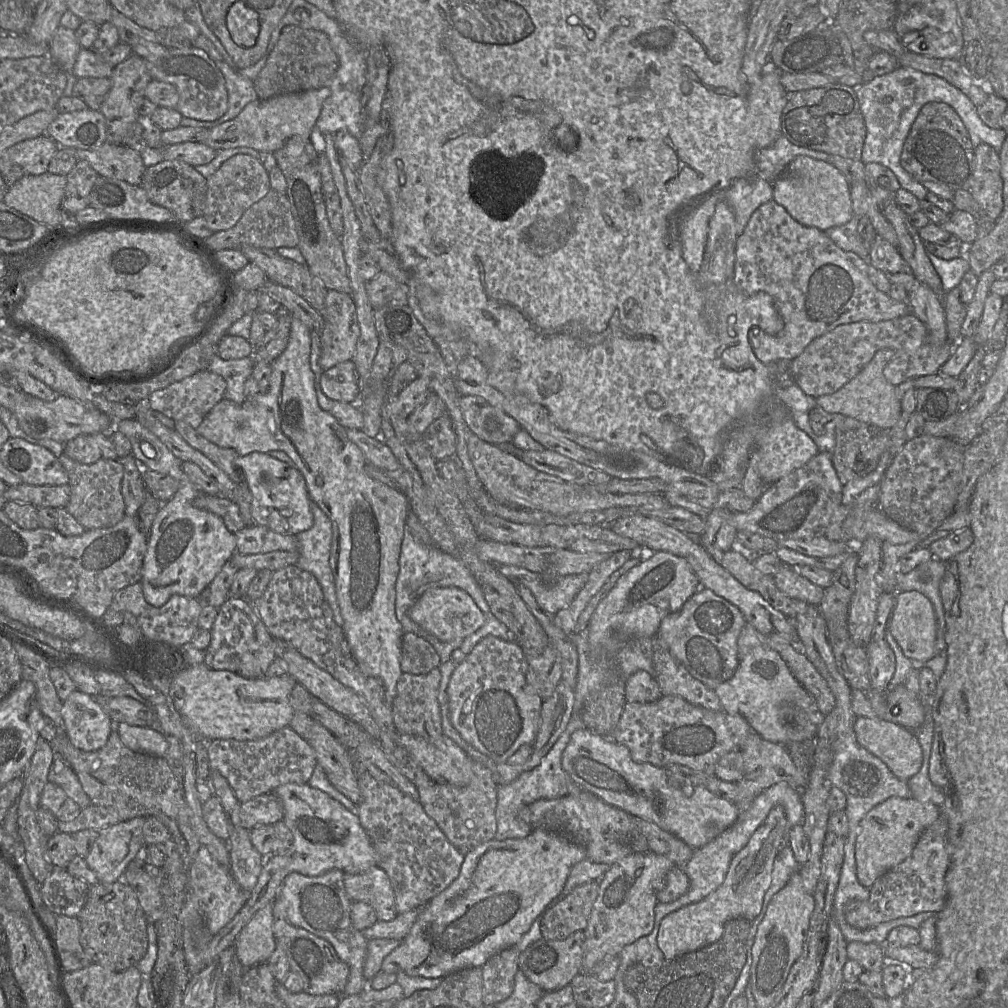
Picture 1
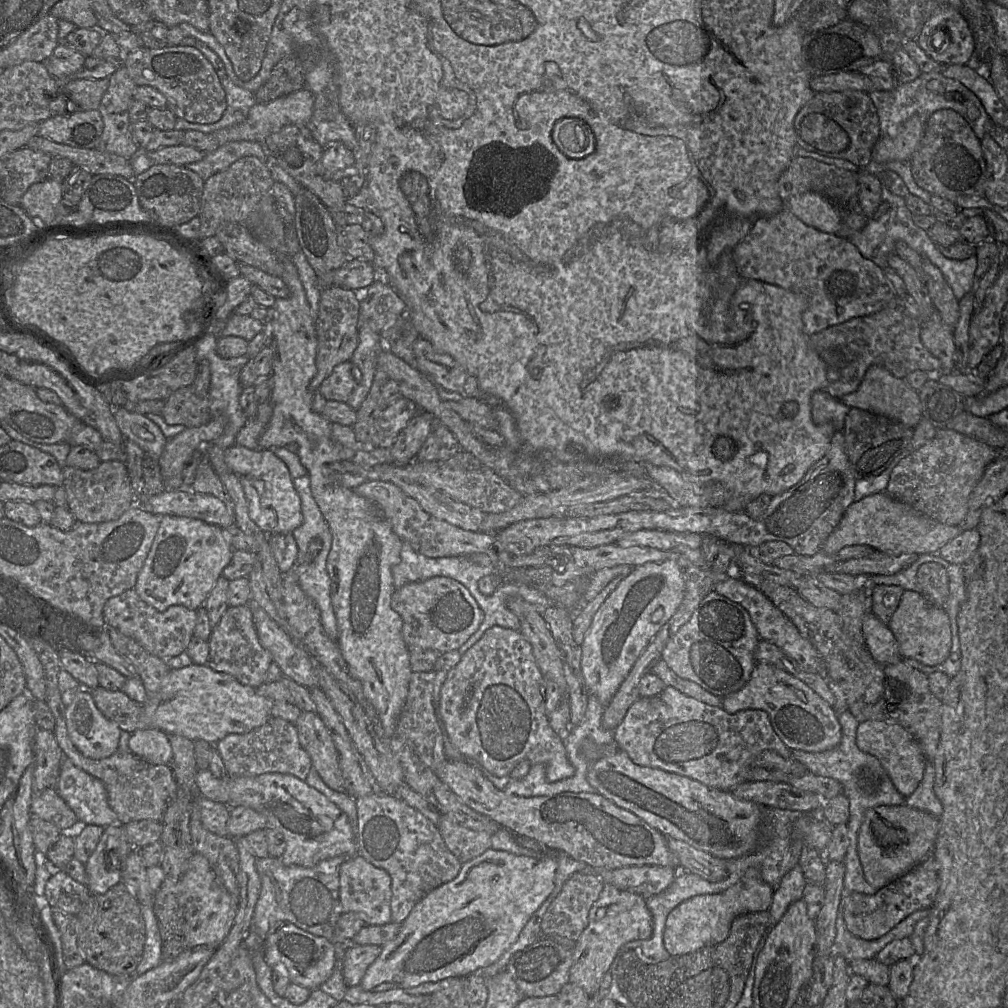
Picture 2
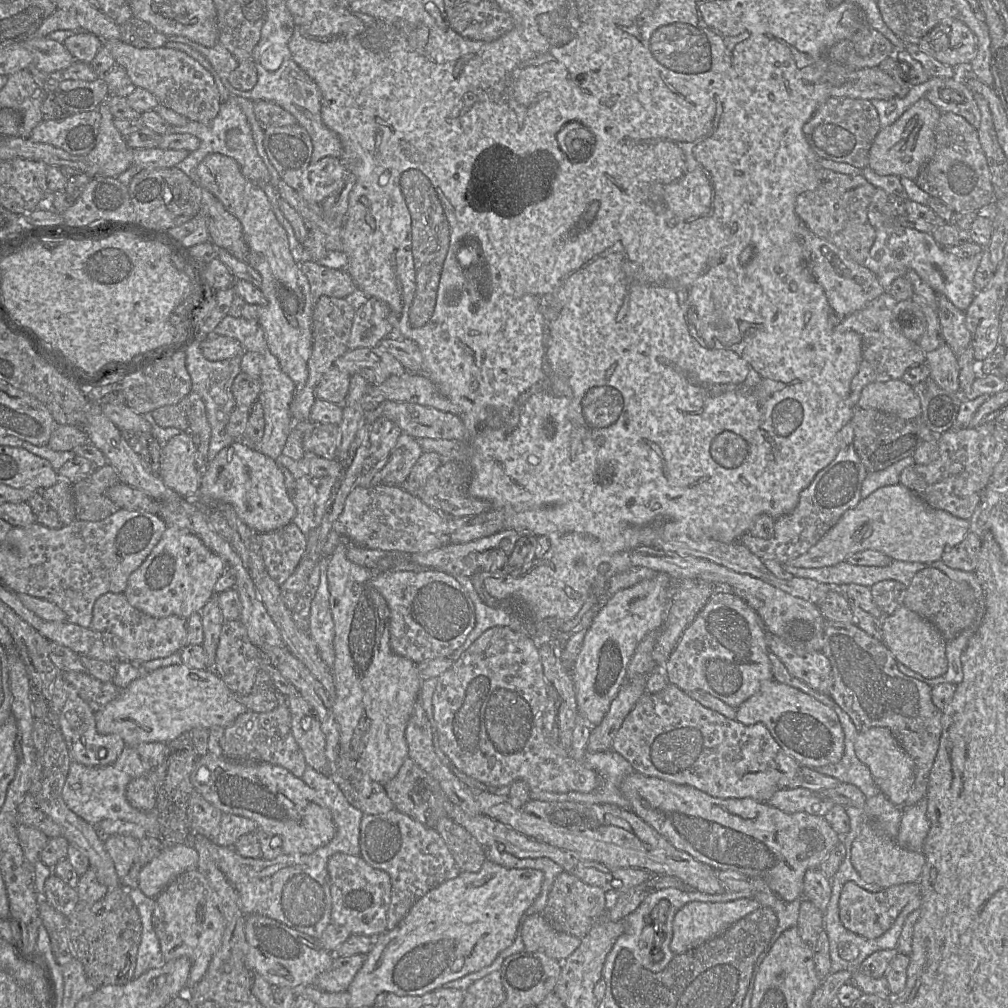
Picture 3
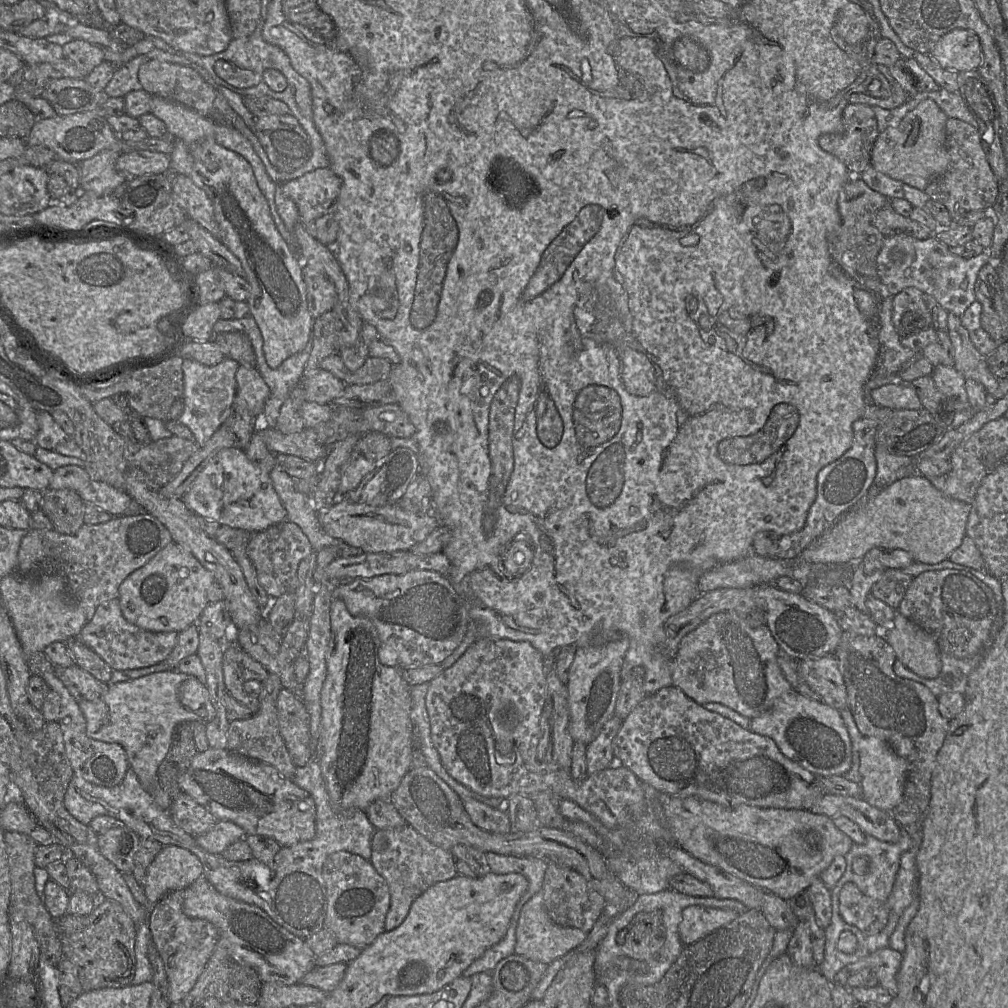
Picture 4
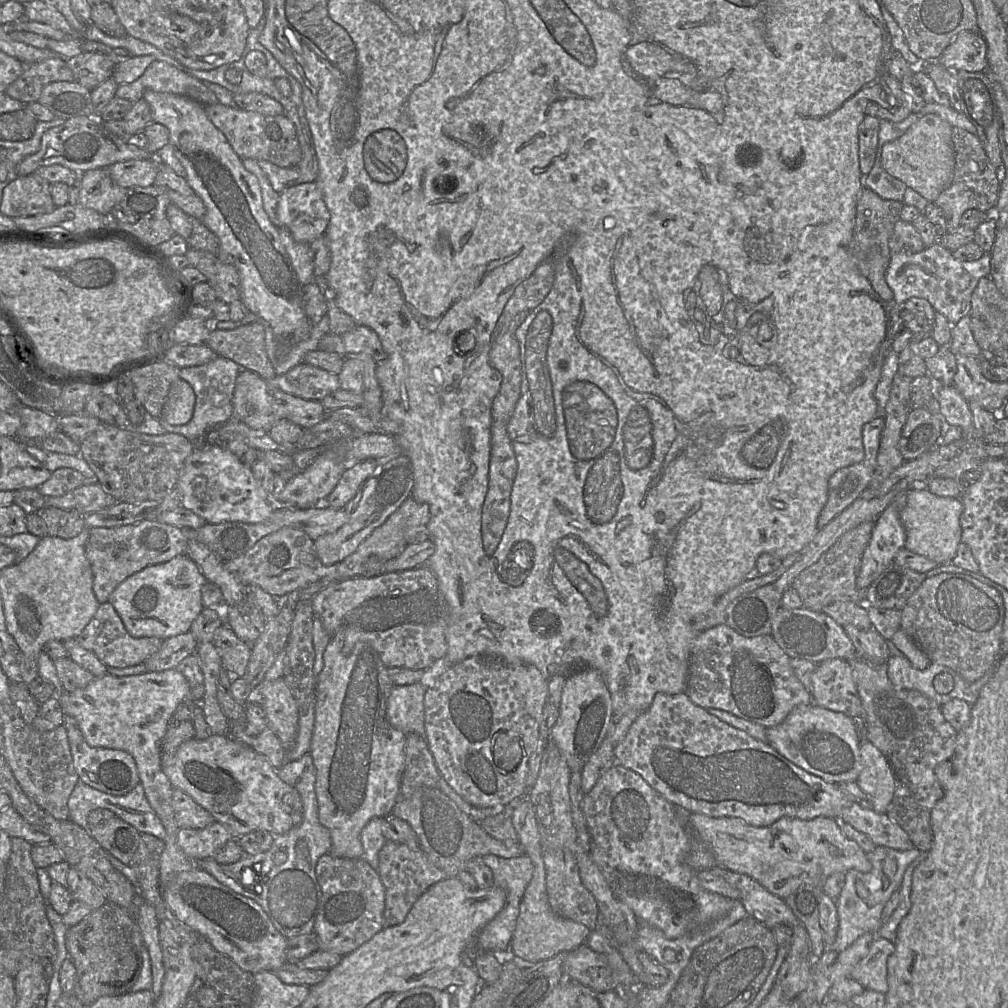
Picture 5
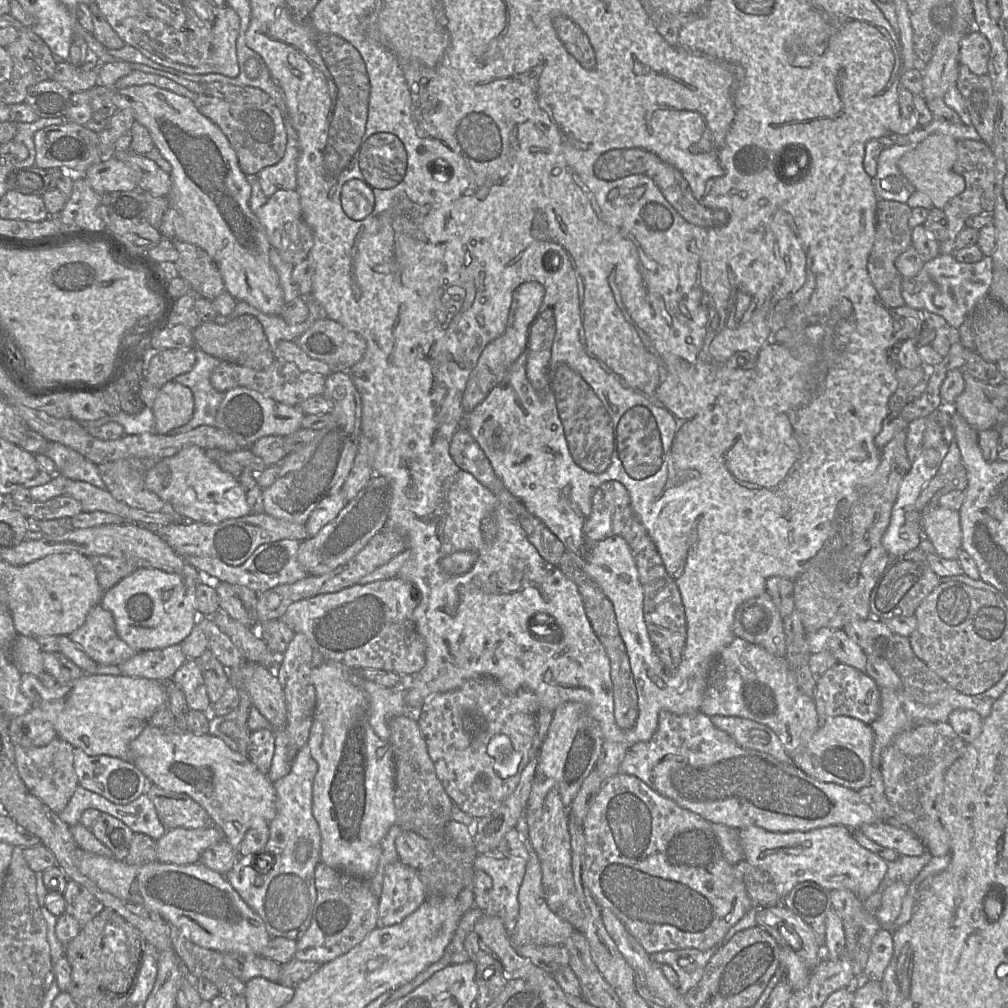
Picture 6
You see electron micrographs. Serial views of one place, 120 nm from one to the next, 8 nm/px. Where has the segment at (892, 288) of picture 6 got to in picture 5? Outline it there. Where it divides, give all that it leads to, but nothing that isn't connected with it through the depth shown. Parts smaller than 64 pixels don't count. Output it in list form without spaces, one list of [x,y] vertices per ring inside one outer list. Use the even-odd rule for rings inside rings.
[[[866,186],[861,190],[856,203],[855,223],[849,251],[860,273],[867,278],[875,292],[885,302],[892,302],[894,298],[893,291],[886,281],[886,272],[892,256],[889,240],[895,224],[901,219],[903,206],[903,202],[883,199]]]

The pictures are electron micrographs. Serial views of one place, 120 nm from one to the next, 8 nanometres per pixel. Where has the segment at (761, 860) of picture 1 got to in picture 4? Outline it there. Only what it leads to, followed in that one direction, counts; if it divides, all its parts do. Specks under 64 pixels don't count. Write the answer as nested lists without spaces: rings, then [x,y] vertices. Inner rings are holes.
[[[690,905],[682,911],[679,936],[684,944],[690,945],[728,924],[740,914],[730,909],[709,908]]]

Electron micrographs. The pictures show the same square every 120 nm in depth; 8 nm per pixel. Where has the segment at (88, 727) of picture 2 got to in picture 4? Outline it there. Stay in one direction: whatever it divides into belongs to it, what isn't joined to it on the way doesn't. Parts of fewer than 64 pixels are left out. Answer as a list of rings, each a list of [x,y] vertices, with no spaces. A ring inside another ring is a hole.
[[[45,671],[42,674],[42,678],[61,699],[61,712],[58,722],[63,733],[65,752],[73,773],[97,786],[114,787],[119,785],[130,767],[124,748],[117,743],[108,743],[89,738],[86,732],[86,720],[78,701],[69,693],[62,681],[54,674],[54,671]]]

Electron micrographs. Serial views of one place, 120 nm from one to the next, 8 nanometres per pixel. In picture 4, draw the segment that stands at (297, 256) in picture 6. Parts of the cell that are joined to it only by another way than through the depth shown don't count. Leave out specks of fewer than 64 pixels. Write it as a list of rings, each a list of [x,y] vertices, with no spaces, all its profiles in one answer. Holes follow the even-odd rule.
[[[326,167],[285,182],[282,191],[295,203],[300,218],[316,221],[336,201],[341,184],[341,179]]]

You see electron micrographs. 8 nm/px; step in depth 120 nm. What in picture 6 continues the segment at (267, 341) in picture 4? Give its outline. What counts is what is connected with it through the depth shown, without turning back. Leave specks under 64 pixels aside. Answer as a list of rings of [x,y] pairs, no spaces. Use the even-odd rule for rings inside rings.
[[[151,84],[113,88],[112,102],[118,110],[133,111],[136,122],[149,131],[155,147],[172,167],[171,191],[167,198],[177,212],[173,239],[196,245],[207,252],[220,271],[226,291],[237,302],[246,302],[267,315],[281,315],[286,303],[278,273],[270,261],[272,247],[263,226],[250,209],[251,186],[226,135],[198,111],[192,100]]]

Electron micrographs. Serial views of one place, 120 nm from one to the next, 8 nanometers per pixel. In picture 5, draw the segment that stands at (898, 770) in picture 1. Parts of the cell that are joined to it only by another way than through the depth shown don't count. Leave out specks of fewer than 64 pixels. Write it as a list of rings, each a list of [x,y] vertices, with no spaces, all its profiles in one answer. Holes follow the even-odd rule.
[[[869,740],[860,744],[861,772],[856,780],[858,786],[870,798],[873,810],[886,813],[896,789],[896,776],[888,759]]]

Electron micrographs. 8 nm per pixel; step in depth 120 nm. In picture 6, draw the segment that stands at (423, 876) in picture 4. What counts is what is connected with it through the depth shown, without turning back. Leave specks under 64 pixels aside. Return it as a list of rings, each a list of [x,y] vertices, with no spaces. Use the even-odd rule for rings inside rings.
[[[400,860],[389,864],[384,871],[377,928],[401,923],[426,899],[427,891],[416,869],[403,864]]]

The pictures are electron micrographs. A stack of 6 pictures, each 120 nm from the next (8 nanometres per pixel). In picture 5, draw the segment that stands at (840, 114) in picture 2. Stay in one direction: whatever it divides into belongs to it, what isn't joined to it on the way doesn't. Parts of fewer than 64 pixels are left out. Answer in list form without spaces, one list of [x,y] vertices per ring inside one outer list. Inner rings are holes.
[[[866,115],[859,126],[859,166],[863,177],[870,173],[875,164],[879,126],[879,119],[871,115]]]

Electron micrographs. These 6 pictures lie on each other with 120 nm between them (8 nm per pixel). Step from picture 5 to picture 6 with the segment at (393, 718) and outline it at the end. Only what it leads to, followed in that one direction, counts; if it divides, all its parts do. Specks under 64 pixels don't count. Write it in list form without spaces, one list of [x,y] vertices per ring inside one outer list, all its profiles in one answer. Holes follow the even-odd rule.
[[[358,680],[358,685],[366,693],[369,705],[369,723],[382,740],[389,740],[388,721],[395,716],[409,714],[406,706],[404,688],[386,688],[374,682]]]

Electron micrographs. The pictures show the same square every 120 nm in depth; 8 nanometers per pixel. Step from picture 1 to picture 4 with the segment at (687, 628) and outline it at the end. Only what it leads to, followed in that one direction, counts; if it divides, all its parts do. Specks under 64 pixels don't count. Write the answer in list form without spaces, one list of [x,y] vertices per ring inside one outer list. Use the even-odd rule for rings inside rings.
[[[720,612],[681,640],[671,663],[672,684],[700,705],[720,703],[749,719],[756,718],[770,710],[777,698],[793,689],[779,667],[780,653],[780,647],[767,625],[751,628],[734,612]]]

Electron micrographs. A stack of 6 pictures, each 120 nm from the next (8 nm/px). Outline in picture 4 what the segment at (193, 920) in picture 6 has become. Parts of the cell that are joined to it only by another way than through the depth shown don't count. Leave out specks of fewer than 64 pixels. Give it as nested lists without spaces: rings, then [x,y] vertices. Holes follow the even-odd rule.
[[[204,877],[185,889],[183,912],[190,918],[204,919],[215,925],[221,938],[227,941],[232,959],[254,968],[263,983],[297,984],[315,967],[316,956],[304,939],[276,923],[261,908],[219,893]]]

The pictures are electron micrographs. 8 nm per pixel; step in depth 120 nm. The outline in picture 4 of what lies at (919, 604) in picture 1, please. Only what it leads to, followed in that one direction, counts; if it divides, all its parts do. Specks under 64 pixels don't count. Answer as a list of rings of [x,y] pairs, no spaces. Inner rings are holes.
[[[896,612],[891,626],[881,634],[893,649],[896,659],[915,674],[927,678],[936,678],[941,671],[941,651],[935,638],[911,620]]]

